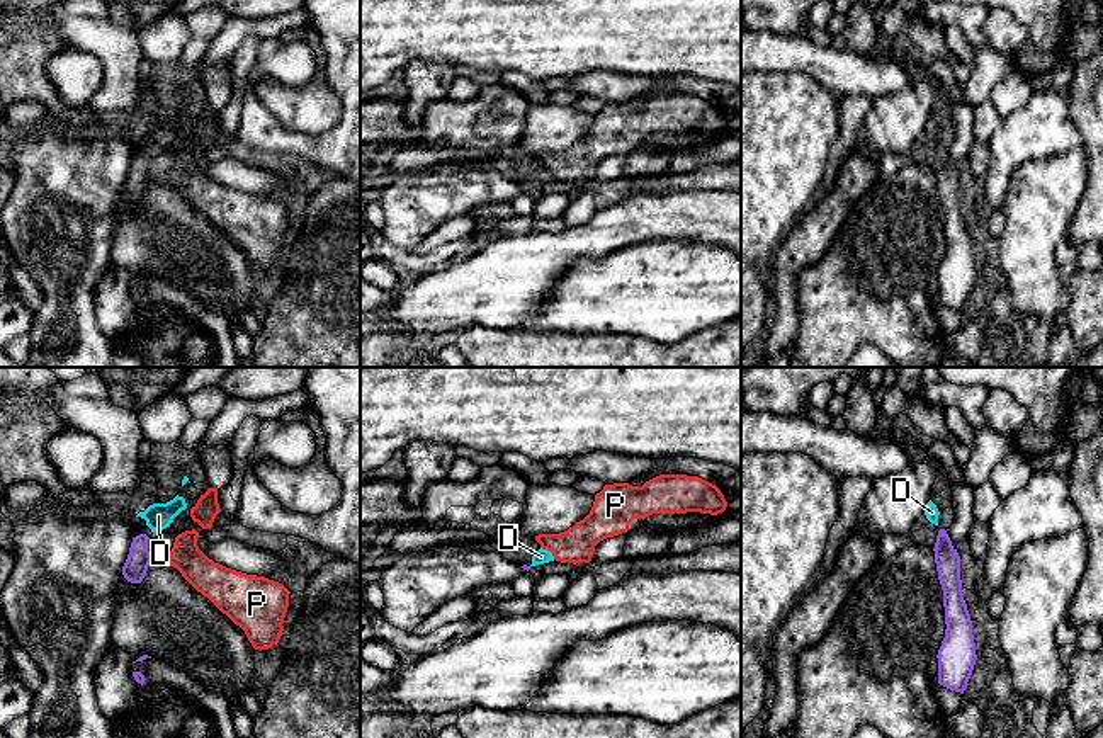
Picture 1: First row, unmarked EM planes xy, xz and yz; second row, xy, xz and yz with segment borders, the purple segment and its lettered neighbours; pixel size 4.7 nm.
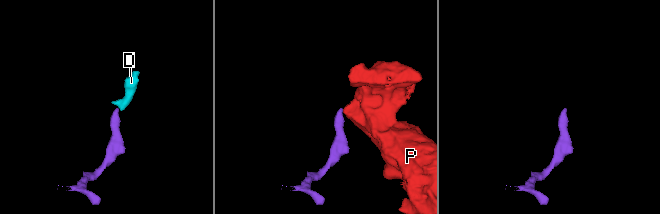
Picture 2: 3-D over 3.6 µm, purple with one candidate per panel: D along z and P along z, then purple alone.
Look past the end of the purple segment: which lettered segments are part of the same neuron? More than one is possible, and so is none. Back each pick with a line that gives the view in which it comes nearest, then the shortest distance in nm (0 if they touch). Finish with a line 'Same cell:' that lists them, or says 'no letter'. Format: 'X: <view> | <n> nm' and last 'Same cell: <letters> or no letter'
D: yz | 30 nm
Same cell: D

